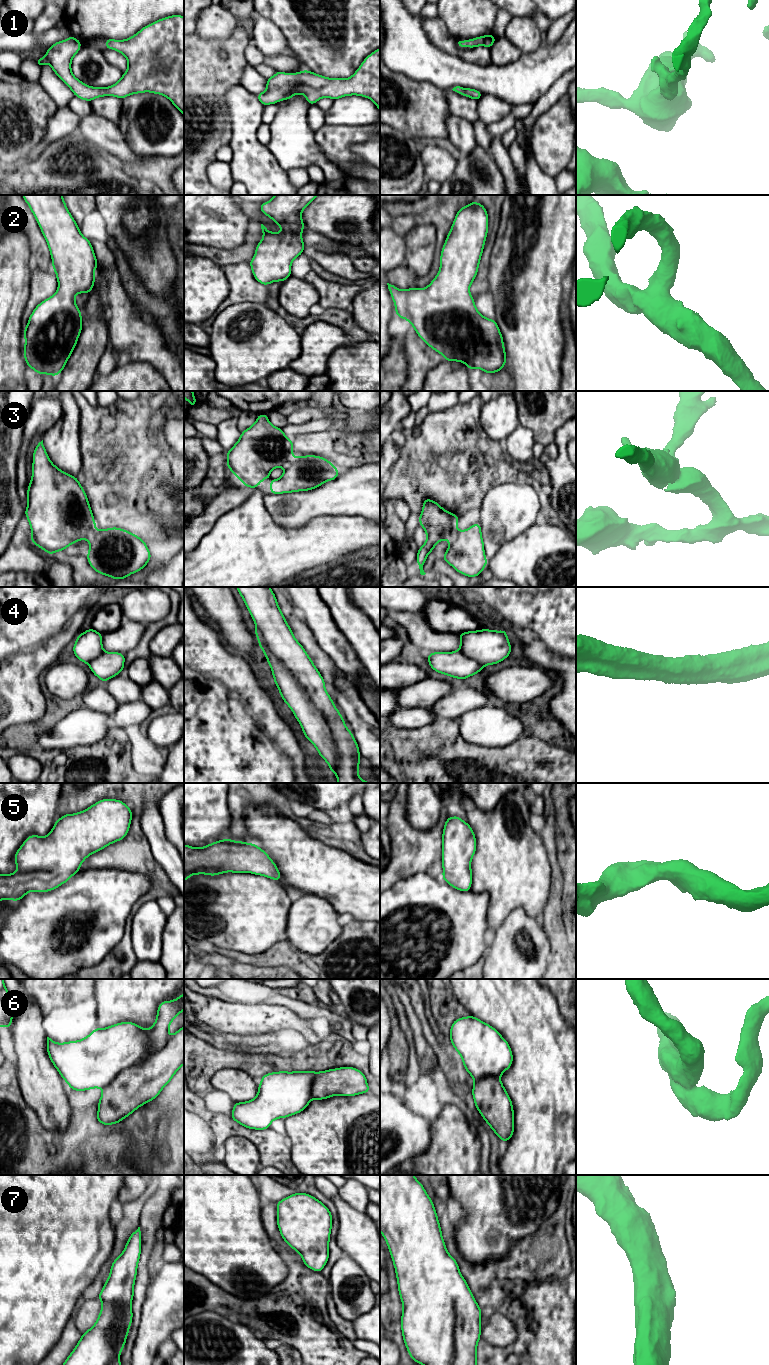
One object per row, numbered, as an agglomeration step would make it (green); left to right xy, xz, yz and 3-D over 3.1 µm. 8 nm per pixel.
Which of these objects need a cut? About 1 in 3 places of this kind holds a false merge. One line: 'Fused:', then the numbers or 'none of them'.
Fused: 4

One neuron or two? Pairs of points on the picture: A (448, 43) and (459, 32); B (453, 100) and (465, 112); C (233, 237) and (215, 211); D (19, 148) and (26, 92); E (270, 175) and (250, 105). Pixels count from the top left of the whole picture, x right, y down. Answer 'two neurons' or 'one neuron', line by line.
A: two neurons
B: one neuron
C: one neuron
D: one neuron
E: one neuron

